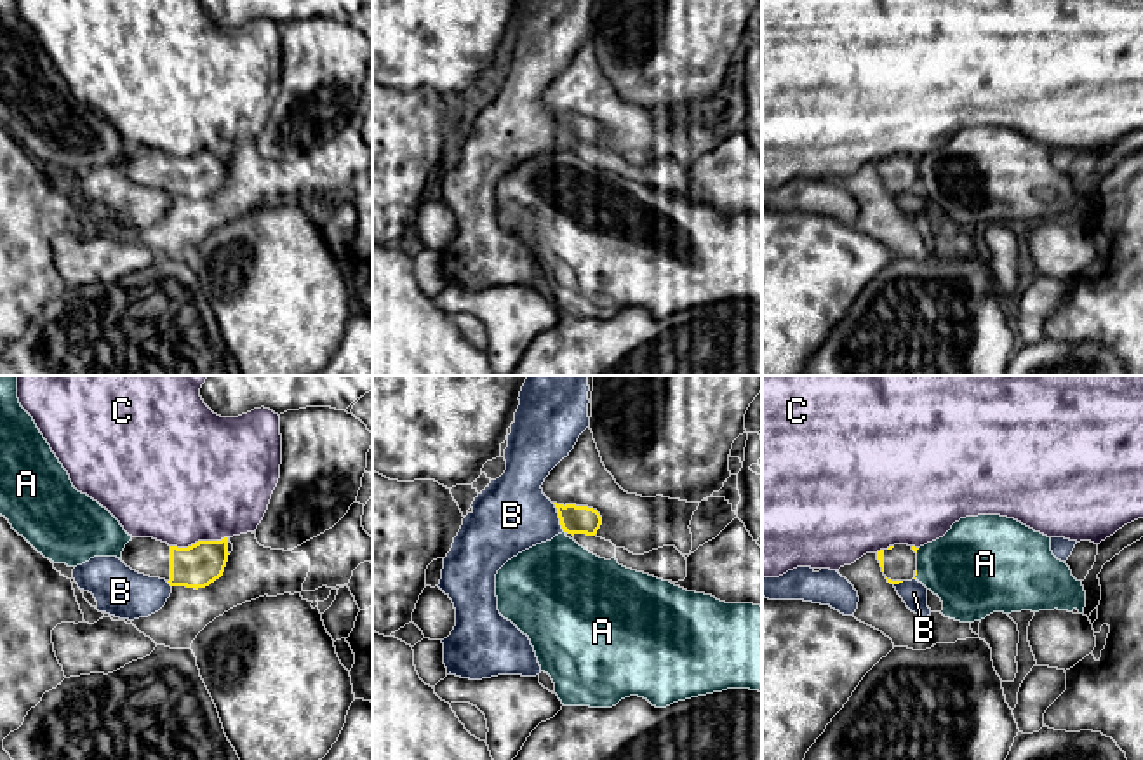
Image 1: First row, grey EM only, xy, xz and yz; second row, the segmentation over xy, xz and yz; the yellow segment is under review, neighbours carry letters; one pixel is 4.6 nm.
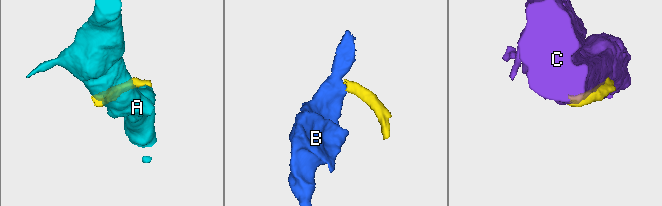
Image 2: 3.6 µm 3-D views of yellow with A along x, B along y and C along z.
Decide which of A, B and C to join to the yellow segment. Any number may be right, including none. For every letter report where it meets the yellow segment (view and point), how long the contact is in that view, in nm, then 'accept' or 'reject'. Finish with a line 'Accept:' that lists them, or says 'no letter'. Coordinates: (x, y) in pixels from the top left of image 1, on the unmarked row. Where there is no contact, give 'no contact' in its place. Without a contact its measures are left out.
A: meets yellow in yz at (915, 185); contact 40 nm long; reject
B: meets yellow in xz at (559, 127); contact 150 nm long; reject
C: meets yellow in xy at (199, 152); contact 260 nm long; reject
Accept: no letter

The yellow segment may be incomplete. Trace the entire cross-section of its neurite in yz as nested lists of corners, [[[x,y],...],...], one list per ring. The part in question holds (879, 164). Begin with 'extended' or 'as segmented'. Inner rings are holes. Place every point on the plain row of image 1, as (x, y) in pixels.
extended; [[[894,155],[887,160],[877,162],[877,170],[882,183],[891,195],[912,191],[917,186],[917,160],[908,155]]]

